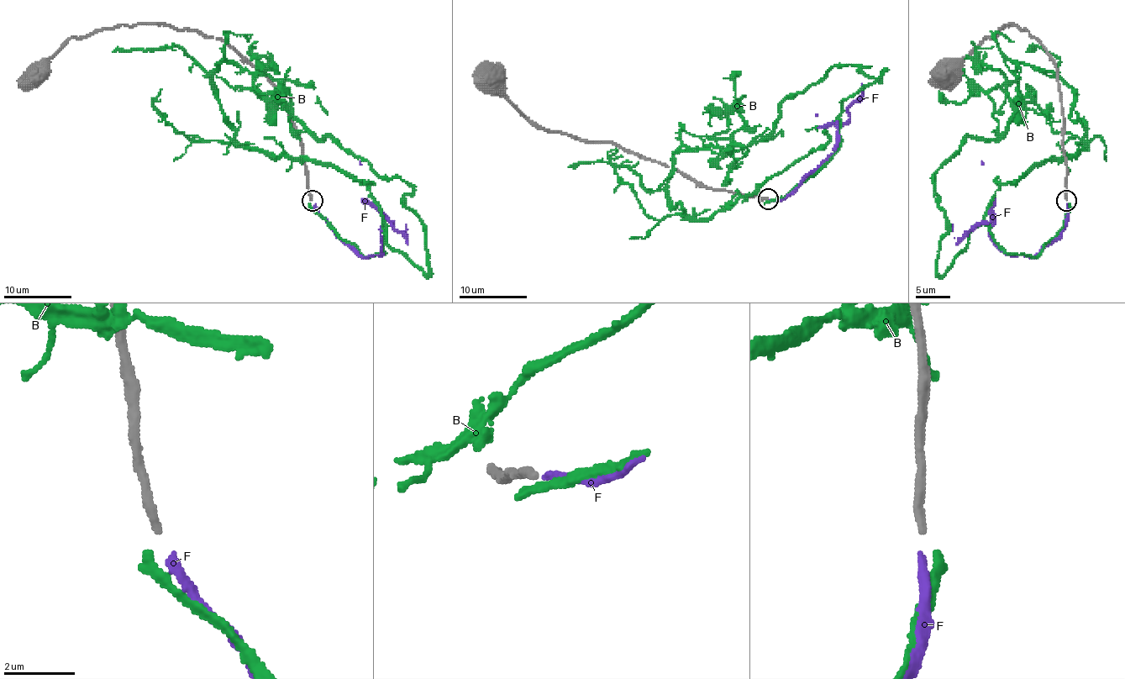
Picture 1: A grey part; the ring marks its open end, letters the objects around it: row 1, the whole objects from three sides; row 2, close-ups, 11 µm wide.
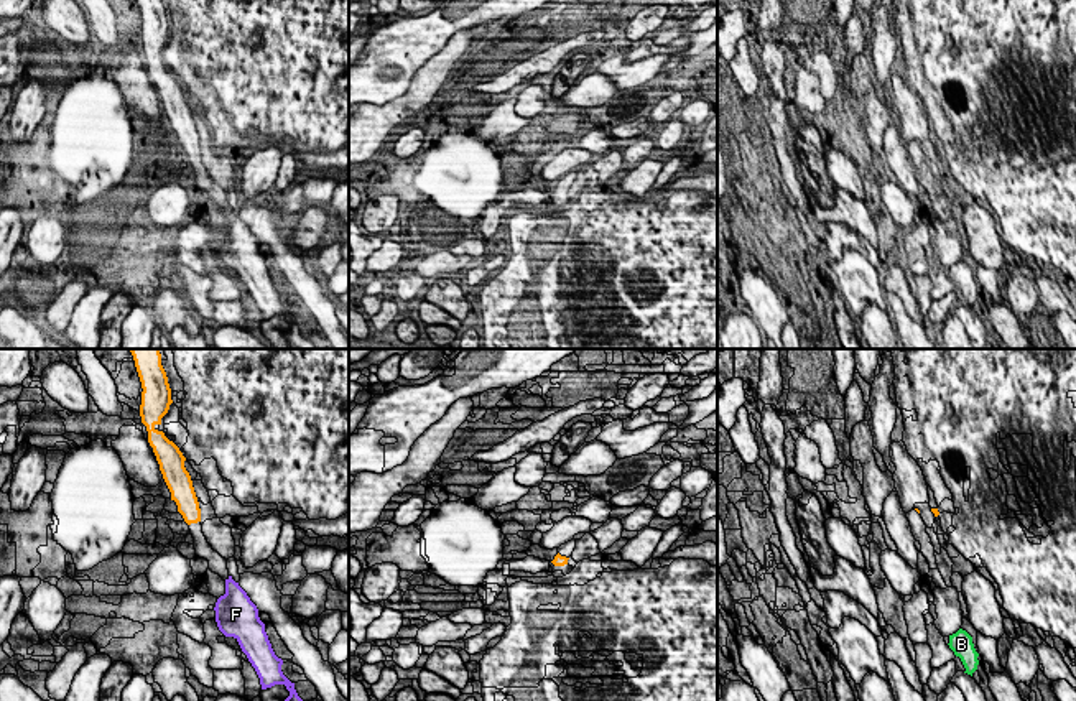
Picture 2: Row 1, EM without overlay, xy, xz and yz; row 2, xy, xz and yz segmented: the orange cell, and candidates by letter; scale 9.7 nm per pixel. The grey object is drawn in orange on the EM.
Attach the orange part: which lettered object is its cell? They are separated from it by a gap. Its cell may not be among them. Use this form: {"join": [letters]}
{"join": ["F"]}

